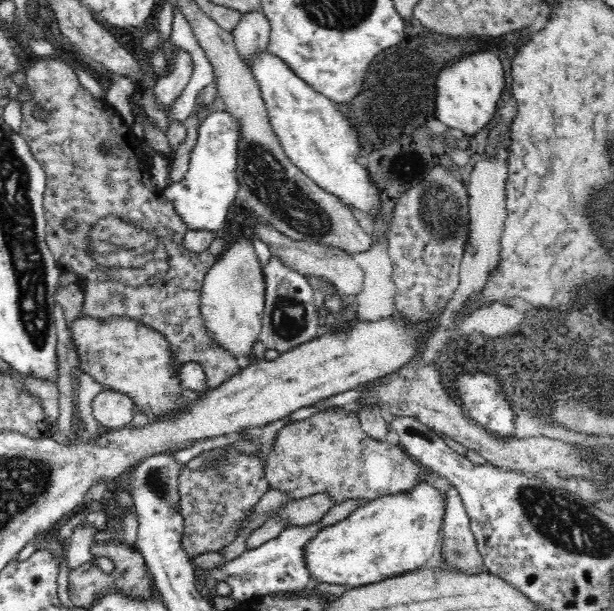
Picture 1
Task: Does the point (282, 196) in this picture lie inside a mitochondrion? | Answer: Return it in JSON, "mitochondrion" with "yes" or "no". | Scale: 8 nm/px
{"mitochondrion":"yes"}

